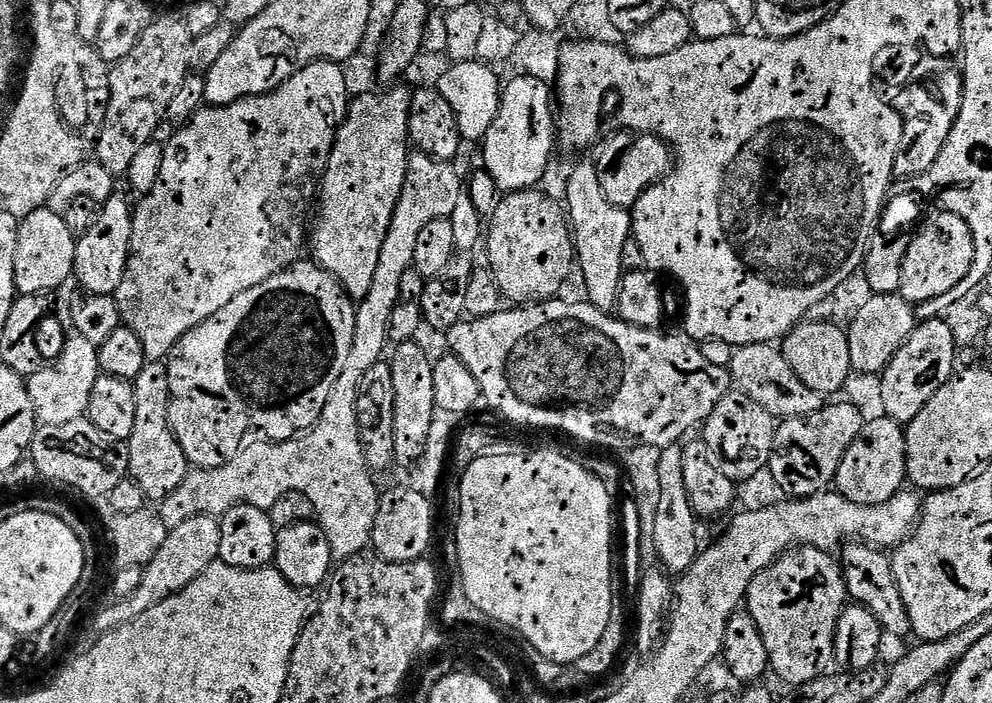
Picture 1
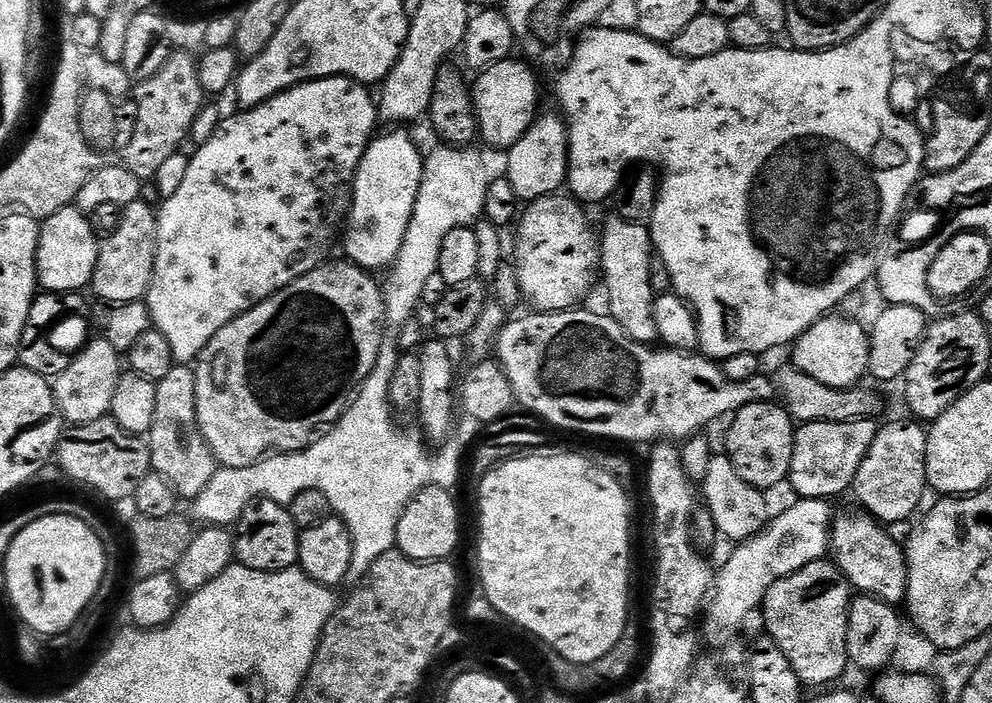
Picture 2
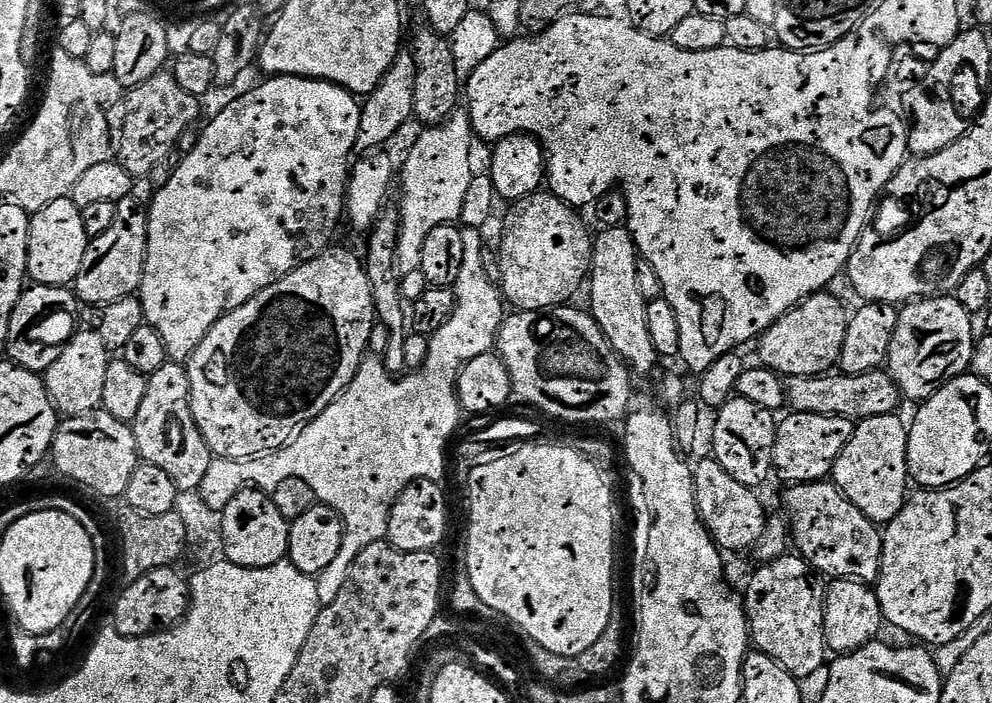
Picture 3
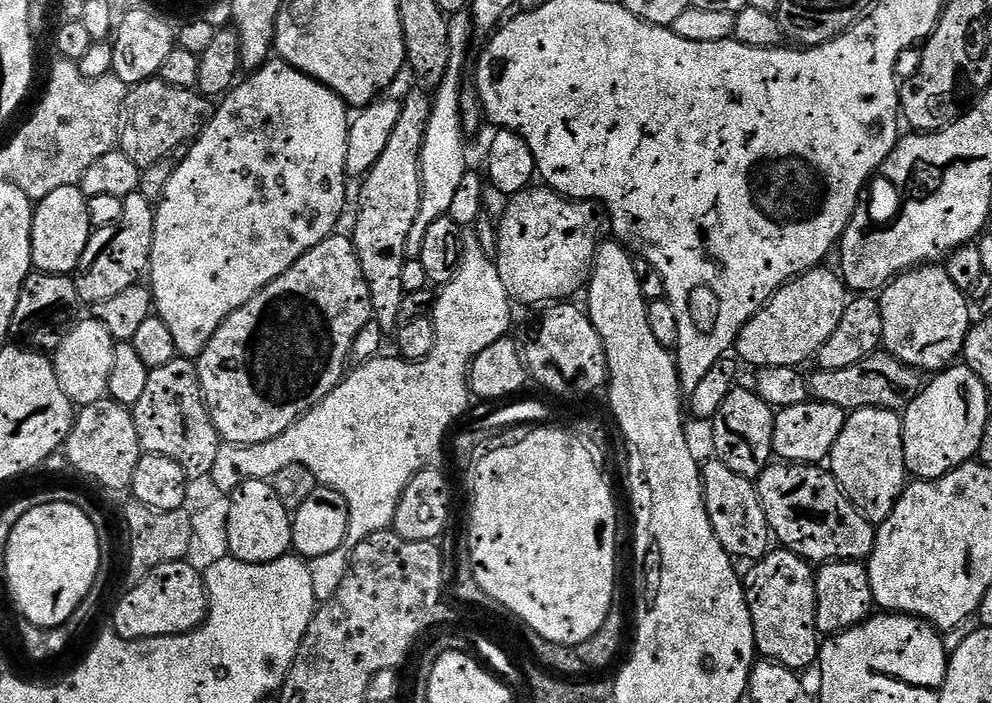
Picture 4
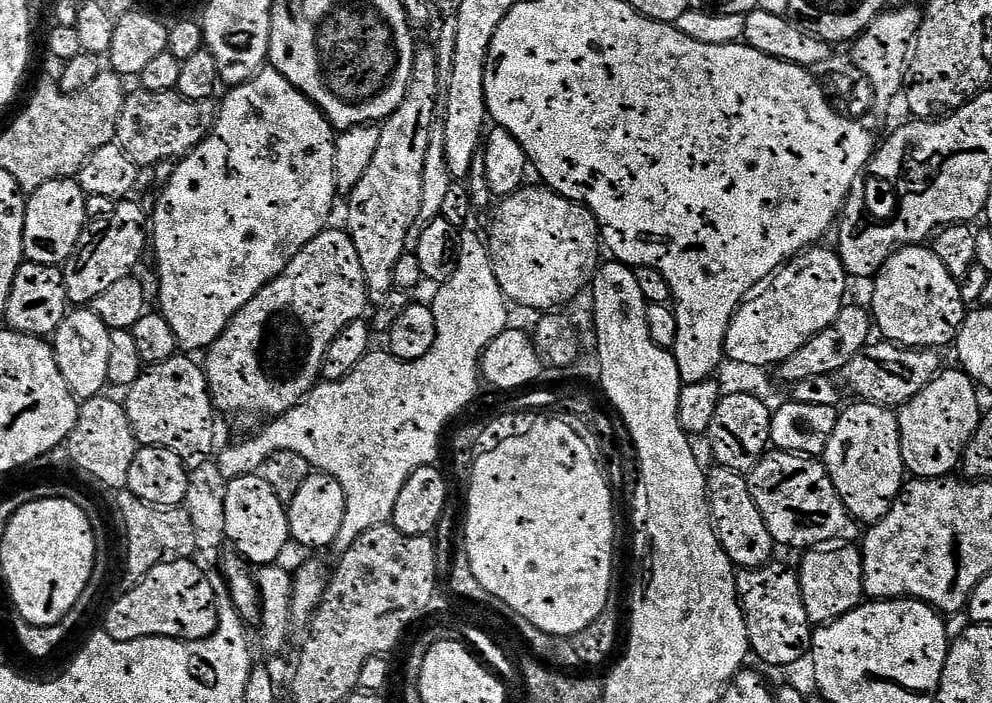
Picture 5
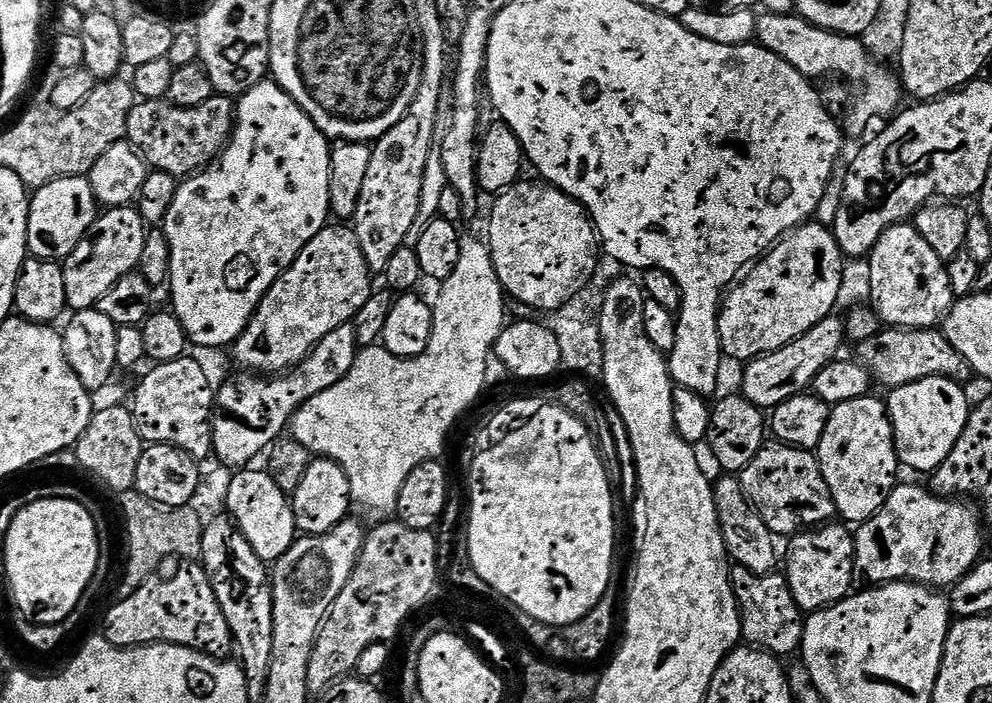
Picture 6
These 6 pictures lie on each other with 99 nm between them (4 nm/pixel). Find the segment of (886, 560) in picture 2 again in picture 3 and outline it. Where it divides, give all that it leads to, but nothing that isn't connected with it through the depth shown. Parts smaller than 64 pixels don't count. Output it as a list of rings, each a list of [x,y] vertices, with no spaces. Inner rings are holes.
[[[827,479],[813,480],[811,484],[793,484],[787,489],[784,500],[792,511],[790,528],[794,533],[794,544],[799,555],[803,556],[817,573],[838,580],[863,580],[875,582],[880,578],[880,563],[882,562],[882,546],[884,538],[881,529],[854,502],[850,502],[835,484]]]

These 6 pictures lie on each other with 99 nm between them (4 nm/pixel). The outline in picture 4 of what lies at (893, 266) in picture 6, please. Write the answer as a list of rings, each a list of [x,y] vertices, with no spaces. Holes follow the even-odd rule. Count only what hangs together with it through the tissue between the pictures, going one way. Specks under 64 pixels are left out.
[[[929,262],[900,273],[879,293],[878,303],[882,314],[882,344],[889,356],[897,356],[902,363],[921,373],[935,374],[943,372],[955,361],[952,360],[955,356],[957,359],[963,353],[968,330],[974,323],[974,315],[972,316],[971,310],[968,309],[968,296],[958,286],[954,286],[947,267]]]

